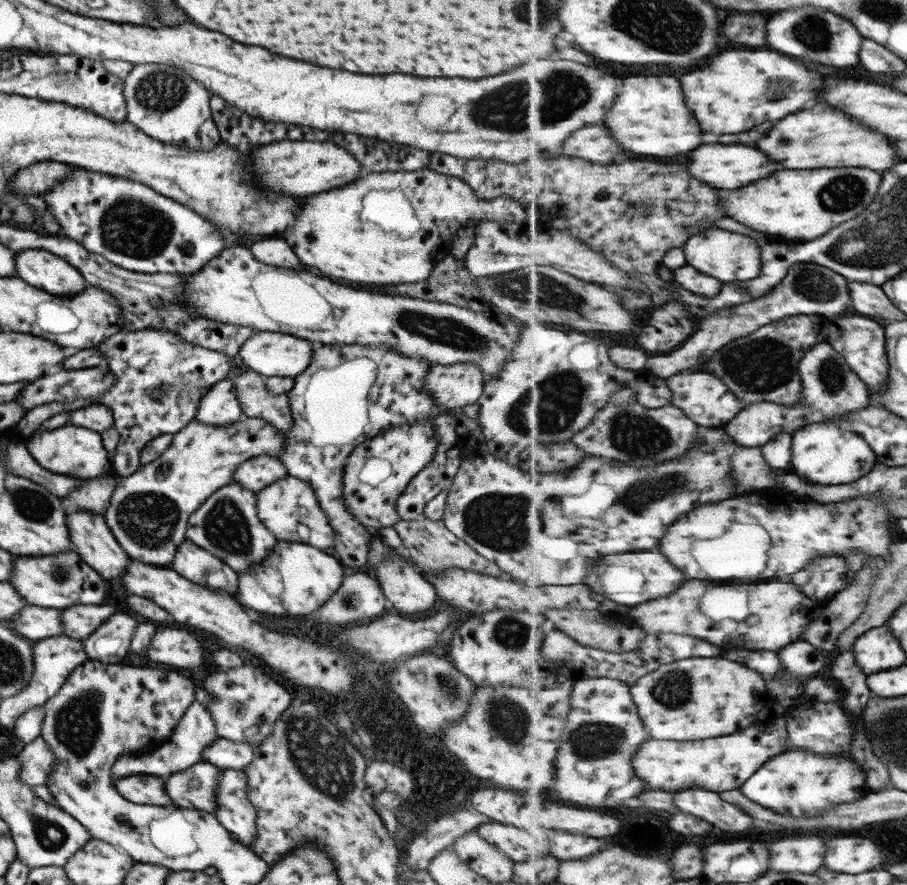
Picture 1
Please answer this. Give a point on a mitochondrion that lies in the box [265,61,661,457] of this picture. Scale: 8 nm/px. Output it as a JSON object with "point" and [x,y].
{"point":[507,108]}

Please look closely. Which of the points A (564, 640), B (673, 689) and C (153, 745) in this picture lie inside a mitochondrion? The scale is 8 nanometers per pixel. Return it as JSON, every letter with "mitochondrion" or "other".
{"A":"other","B":"mitochondrion","C":"other"}

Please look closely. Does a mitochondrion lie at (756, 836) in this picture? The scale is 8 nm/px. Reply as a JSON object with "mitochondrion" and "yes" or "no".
{"mitochondrion":"no"}

